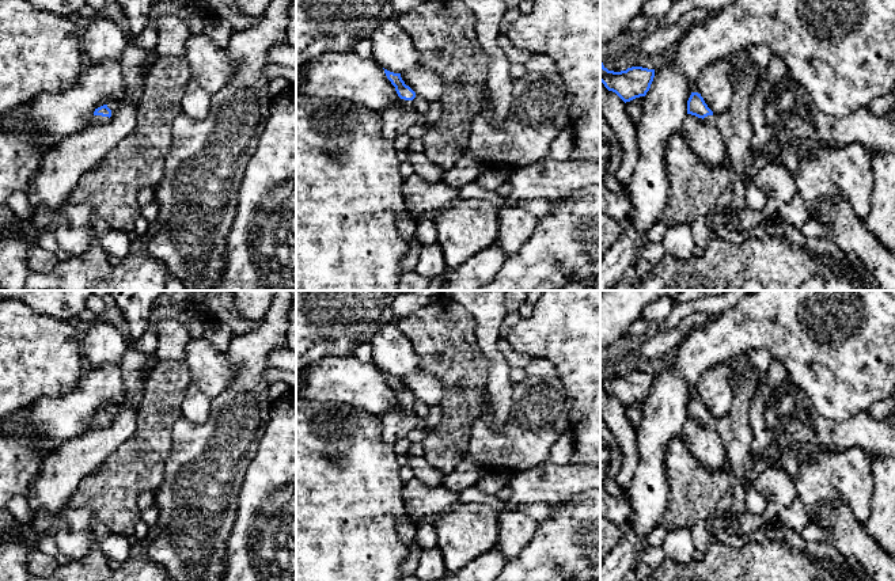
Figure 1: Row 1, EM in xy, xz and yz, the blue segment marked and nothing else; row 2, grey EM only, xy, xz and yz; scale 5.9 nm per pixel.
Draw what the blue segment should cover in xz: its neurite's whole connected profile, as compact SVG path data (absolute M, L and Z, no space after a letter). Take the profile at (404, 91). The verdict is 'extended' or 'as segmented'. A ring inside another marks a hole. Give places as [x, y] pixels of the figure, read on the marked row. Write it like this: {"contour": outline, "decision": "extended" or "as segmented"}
{"contour": "M384 69L384 73L395 87L401 100L399 105L392 105L379 111L379 115L383 119L382 134L387 140L394 141L397 137L407 133L413 125L418 124L421 115L417 113L413 105L416 92L405 84L401 73L394 73L387 69Z", "decision": "extended"}

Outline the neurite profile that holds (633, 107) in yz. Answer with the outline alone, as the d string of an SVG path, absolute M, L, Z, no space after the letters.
M644 96L626 102L626 113L629 119L636 125L641 118Z

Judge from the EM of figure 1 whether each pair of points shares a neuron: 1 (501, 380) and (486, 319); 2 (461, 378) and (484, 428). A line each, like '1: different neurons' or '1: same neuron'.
1: same neuron
2: different neurons

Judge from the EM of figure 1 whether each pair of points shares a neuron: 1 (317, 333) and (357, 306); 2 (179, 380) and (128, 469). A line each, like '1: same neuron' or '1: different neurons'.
1: same neuron
2: same neuron

